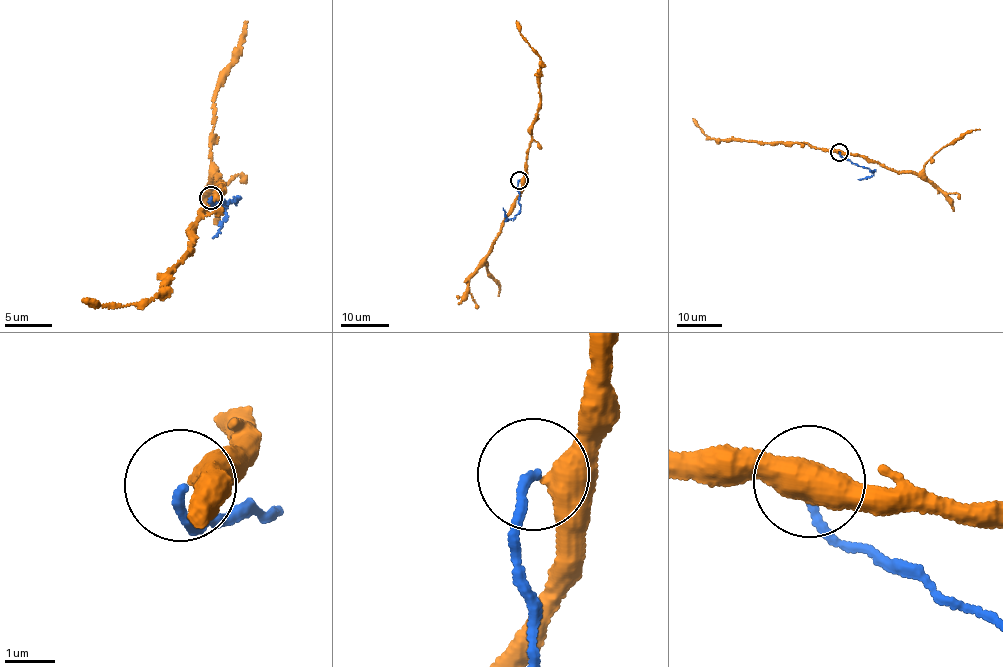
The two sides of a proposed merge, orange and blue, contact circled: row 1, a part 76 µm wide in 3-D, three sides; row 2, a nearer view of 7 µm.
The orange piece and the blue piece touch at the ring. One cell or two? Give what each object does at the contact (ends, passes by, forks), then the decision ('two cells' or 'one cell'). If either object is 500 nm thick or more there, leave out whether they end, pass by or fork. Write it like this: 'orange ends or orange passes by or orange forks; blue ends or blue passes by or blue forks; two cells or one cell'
orange passes by; blue ends; two cells

